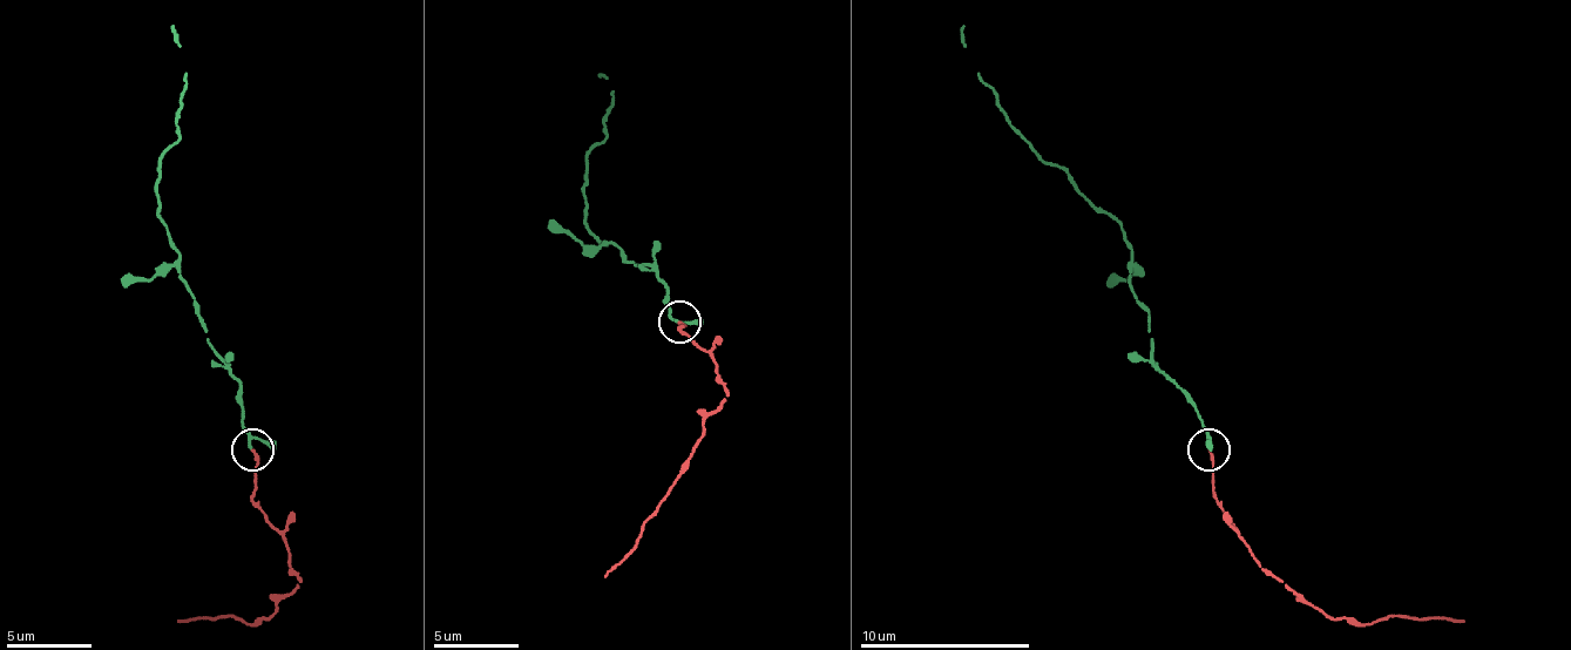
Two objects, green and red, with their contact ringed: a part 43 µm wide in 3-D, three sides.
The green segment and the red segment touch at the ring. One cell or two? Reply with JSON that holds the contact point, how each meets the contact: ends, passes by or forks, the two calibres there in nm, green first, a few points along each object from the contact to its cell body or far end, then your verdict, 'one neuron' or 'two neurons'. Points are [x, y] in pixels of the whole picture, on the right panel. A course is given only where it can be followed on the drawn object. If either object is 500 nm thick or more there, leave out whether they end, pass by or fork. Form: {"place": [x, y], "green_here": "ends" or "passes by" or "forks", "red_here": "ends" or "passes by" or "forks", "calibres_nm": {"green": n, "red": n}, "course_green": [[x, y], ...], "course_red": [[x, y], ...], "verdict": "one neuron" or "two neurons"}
{"place": [1209, 449], "green_here": "passes by", "red_here": "ends", "calibres_nm": {"green": 130, "red": 160}, "course_green": [[1207, 451], [1203, 420], [1152, 360], [1148, 310], [1131, 289], [1131, 242], [1024, 140], [977, 72], [965, 25]], "course_red": [[1207, 451], [1216, 501], [1250, 556], [1331, 616], [1365, 625], [1433, 616], [1463, 621]], "verdict": "one neuron"}

